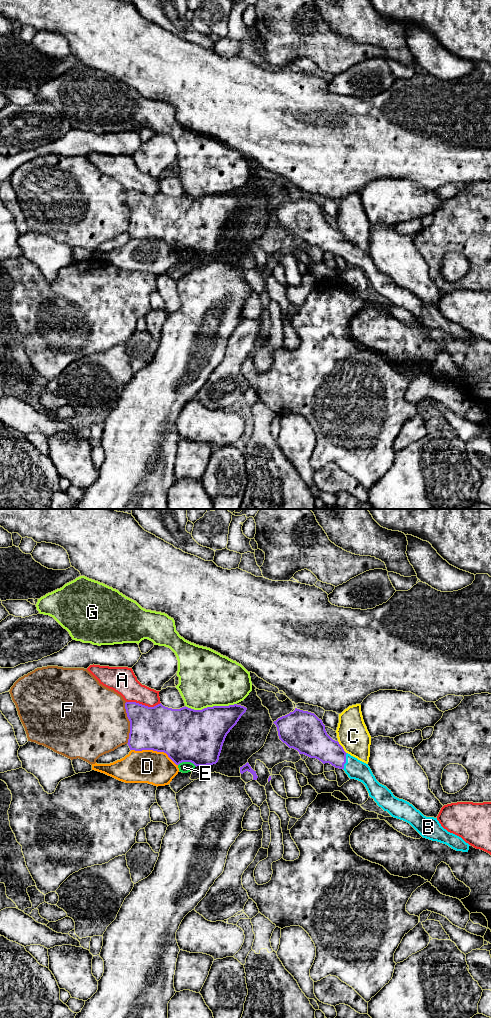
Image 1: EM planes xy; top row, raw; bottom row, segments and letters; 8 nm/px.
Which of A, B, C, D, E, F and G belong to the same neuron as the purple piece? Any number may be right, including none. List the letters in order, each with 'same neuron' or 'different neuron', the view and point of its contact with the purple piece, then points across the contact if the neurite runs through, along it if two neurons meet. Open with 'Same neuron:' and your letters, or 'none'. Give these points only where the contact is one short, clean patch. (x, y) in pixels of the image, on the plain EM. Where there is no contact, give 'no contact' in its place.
Same neuron: B
A: different neuron; contact xy (143, 193)
B: same neuron; contact xy (345, 249); way xy (319, 233), (345, 249), (355, 257)
C: different neuron; contact xy (342, 235); border xy (337, 229), (346, 241)
D: different neuron; contact xy (154, 238)
E: different neuron; contact xy (187, 249); border xy (178, 252), (192, 250), (196, 254)
F: different neuron; contact xy (130, 211)
G: different neuron; contact xy (210, 195)

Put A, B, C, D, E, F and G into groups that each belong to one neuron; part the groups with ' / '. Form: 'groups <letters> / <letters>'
groups A / B / C / D / E / F / G

